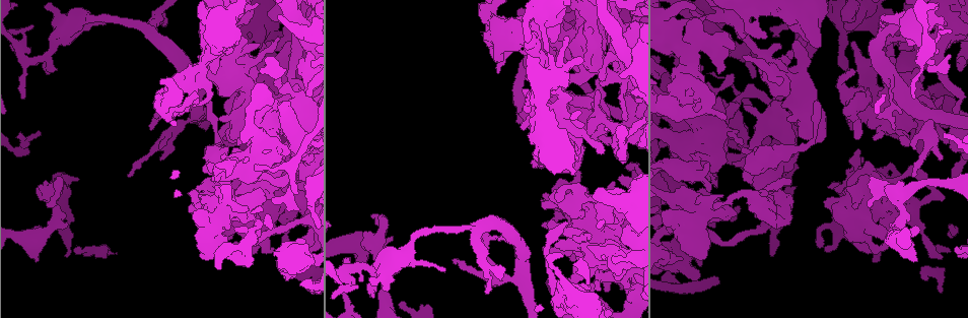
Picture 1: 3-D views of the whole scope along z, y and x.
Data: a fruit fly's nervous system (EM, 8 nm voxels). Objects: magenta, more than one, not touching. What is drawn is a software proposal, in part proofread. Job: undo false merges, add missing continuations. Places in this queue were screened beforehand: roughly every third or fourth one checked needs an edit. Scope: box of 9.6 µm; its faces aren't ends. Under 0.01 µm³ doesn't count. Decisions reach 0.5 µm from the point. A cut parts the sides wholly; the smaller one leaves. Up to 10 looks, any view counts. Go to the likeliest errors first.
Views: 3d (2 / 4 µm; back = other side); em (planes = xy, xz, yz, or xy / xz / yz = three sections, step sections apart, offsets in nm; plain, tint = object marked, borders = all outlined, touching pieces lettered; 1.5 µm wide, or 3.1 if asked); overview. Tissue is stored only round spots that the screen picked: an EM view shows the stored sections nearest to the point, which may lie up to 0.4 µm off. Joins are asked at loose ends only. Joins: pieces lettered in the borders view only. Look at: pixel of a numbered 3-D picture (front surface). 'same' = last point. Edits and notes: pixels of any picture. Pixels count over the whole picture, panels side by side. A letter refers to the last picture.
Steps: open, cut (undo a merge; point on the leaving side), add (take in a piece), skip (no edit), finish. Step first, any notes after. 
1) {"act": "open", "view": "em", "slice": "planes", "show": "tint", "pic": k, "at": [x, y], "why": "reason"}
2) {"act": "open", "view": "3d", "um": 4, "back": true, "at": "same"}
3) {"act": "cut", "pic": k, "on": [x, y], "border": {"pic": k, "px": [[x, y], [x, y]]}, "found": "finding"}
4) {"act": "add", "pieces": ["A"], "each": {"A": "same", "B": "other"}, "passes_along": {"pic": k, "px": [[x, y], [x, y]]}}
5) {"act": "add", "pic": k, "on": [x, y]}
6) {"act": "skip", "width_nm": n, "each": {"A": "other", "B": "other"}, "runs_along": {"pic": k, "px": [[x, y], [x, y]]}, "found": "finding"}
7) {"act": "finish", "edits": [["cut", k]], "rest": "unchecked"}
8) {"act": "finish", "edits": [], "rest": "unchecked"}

{"act": "open", "view": "3d", "um": 2, "back": true, "pic": 1, "at": [609, 108], "why": "thick end"}

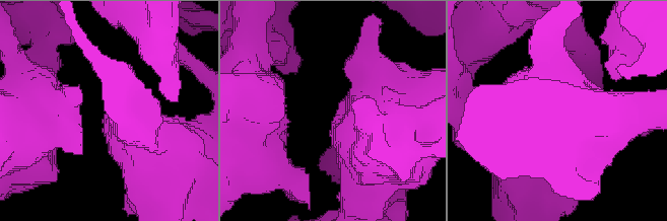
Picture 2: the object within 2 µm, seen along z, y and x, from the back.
{"act": "open", "view": "em", "slice": "planes", "show": "borders", "pic": 2, "at": [338, 122], "arm_widths_nm": [320, 550]}

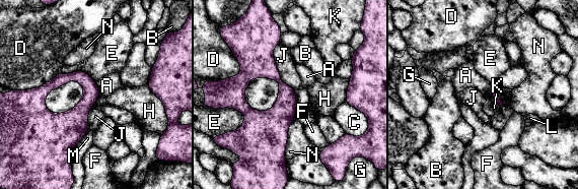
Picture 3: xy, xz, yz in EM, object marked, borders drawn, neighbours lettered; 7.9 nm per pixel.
{"act": "skip", "each": {"A": "other", "B": "other", "C": "other", "D": "other", "E": "other", "F": "other", "G": "other", "H": "other", "J": "other", "K": "other", "L": "other", "M": "other", "N": "other"}, "border": {"pic": 3, "px": [[277, 43], [277, 70], [294, 89]]}, "found": "no lettered piece goes on from it"}

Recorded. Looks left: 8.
{"act": "open", "view": "3d", "um": 4, "pic": 1, "at": [914, 148], "why": "free end"}

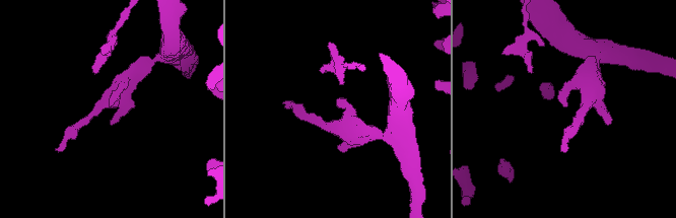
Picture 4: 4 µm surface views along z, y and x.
{"act": "open", "view": "em", "slice": "xy", "step": 4, "show": "borders", "pic": 4, "at": [564, 106], "why": "now the EM"}

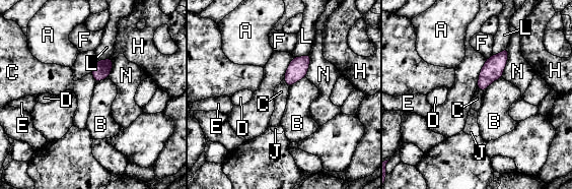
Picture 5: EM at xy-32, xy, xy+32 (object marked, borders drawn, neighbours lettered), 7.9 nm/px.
{"act": "open", "view": "em", "slice": "planes", "show": "borders", "at": "same"}

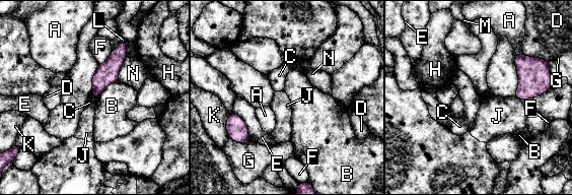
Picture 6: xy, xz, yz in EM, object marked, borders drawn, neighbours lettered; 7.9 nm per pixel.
{"act": "skip", "each": {"A": "other", "B": "other", "C": "other", "D": "other", "E": "other", "F": "other", "G": "other", "H": "other", "J": "other", "K": "other", "L": "other", "M": "other", "N": "other"}, "runs_along": {"pic": 6, "px": [[124, 45], [94, 93]]}, "found": "none of them fits"}

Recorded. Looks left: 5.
{"act": "open", "view": "3d", "um": 4, "pic": 1, "at": [530, 138], "why": "an open end"}

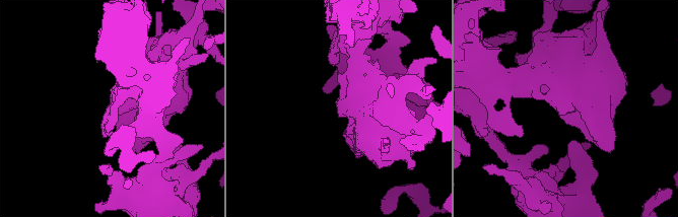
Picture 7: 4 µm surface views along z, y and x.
{"act": "open", "view": "em", "slice": "xy", "step": 4, "show": "borders", "pic": 7, "at": [339, 104]}

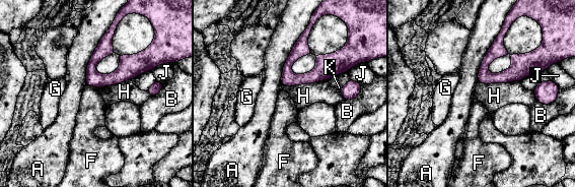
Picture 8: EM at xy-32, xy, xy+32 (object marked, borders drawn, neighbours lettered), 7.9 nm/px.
{"act": "skip", "longest_contact_nm": ["A", 700], "each": {"A": "other", "B": "other", "F": "other", "G": "other", "H": "other", "J": "other", "K": "other"}, "border": {"pic": 8, "px": [[126, 4], [93, 52], [85, 83]]}, "found": "none of them fits"}

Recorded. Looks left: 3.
{"act": "open", "view": "em", "slice": "planes", "show": "borders", "pic": 1, "at": [150, 31], "why": "two arms in line, one across"}

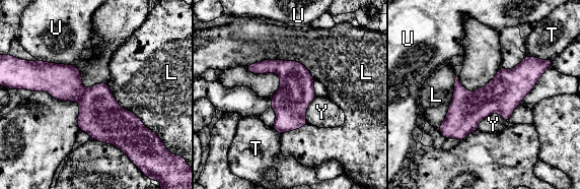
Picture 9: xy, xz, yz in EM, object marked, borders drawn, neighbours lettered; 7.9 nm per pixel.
{"act": "skip", "each": {"L": "other", "T": "other", "U": "other", "Y": "other"}, "found": "one cell here"}

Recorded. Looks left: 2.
{"act": "finish", "edits": [], "rest": "unchecked"}

